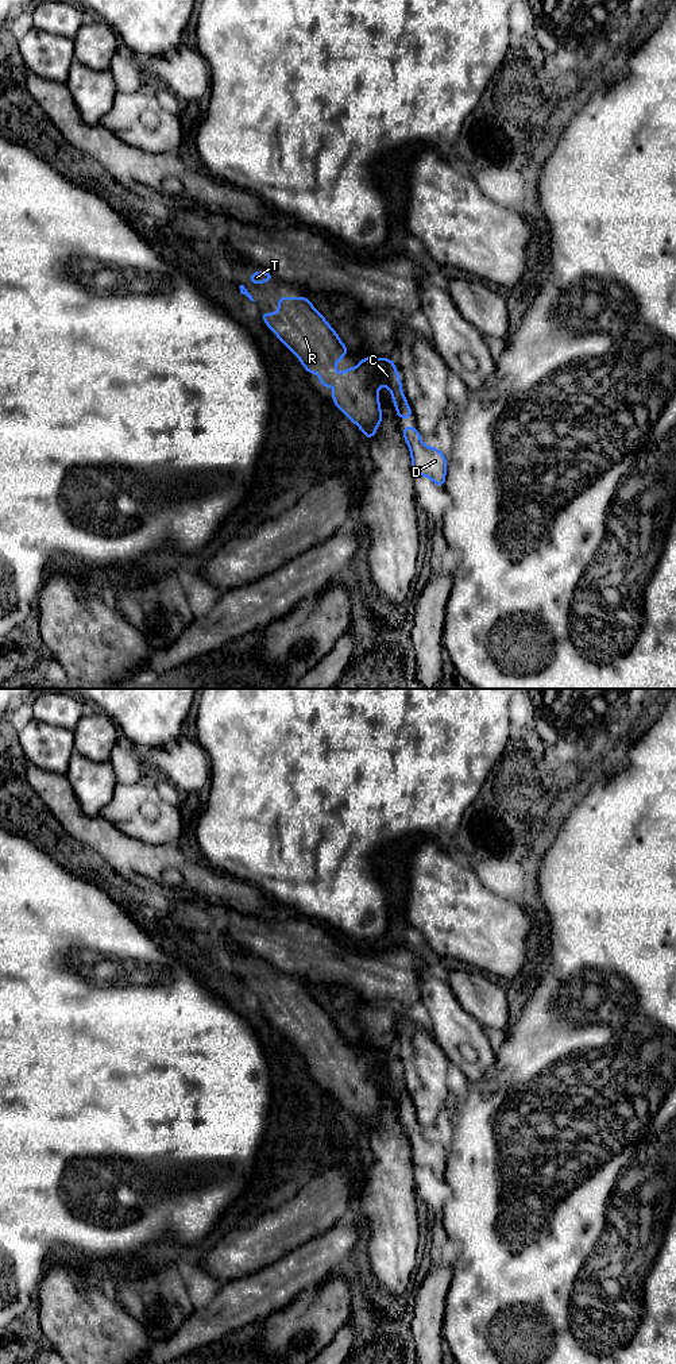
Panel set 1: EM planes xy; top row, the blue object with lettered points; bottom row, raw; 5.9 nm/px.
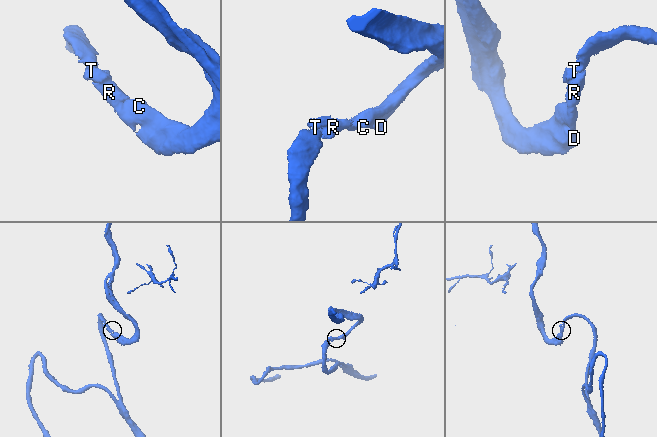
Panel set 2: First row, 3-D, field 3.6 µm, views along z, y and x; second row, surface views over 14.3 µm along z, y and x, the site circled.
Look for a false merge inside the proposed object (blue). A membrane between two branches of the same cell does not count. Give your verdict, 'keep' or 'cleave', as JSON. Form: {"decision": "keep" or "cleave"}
{"decision": "keep"}

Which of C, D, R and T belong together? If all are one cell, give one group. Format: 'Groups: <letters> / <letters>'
Groups: C D R T

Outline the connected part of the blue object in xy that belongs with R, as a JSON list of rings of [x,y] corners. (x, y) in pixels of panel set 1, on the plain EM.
[[[281,987],[278,990],[278,1003],[260,1003],[260,1007],[278,1030],[300,1051],[308,1066],[317,1064],[320,1075],[324,1079],[331,1079],[332,1075],[335,1076],[332,1083],[333,1095],[360,1120],[368,1132],[375,1128],[383,1110],[379,1097],[379,1078],[387,1078],[391,1083],[391,1091],[398,1110],[413,1109],[405,1084],[401,1082],[402,1074],[393,1051],[366,1048],[359,1051],[359,1059],[352,1056],[348,1061],[341,1063],[340,1067],[337,1066],[335,1057],[349,1044],[349,1040],[340,1032],[336,1022],[324,1010],[321,1003],[312,997],[306,987]]]

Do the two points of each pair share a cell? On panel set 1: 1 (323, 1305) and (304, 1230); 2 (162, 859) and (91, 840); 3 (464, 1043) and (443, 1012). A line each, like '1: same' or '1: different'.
1: different
2: same
3: same

